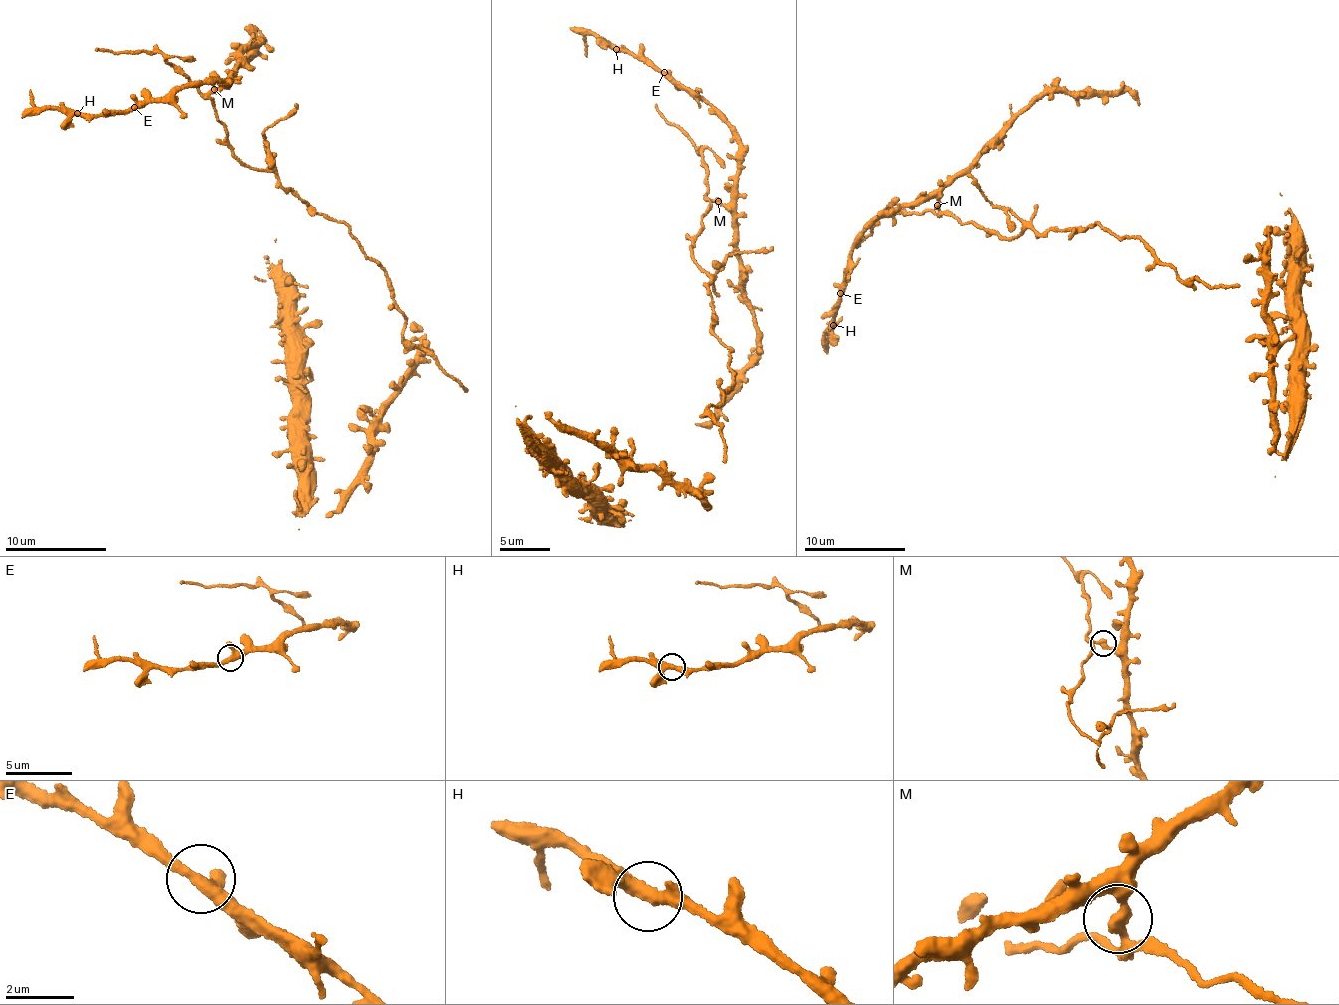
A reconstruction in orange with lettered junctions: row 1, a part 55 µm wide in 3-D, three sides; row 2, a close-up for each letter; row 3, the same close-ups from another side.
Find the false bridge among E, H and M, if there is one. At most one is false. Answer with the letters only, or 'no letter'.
M

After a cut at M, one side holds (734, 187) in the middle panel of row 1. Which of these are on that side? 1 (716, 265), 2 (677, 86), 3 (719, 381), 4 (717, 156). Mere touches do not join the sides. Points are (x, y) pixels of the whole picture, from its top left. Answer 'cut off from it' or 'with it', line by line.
1: cut off from it
2: with it
3: cut off from it
4: cut off from it

